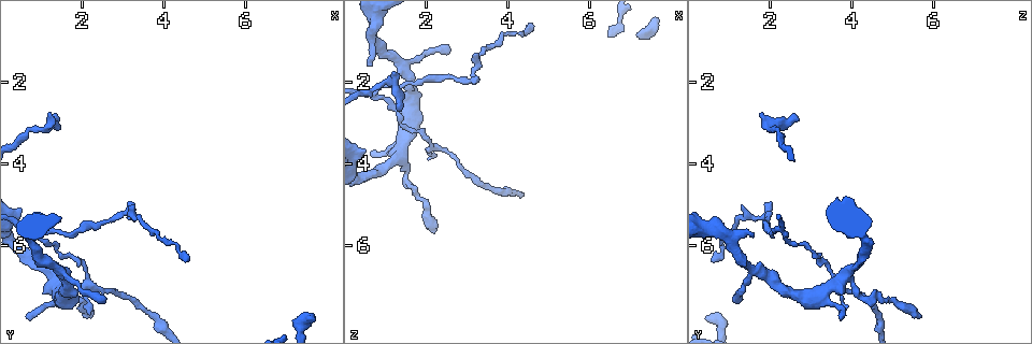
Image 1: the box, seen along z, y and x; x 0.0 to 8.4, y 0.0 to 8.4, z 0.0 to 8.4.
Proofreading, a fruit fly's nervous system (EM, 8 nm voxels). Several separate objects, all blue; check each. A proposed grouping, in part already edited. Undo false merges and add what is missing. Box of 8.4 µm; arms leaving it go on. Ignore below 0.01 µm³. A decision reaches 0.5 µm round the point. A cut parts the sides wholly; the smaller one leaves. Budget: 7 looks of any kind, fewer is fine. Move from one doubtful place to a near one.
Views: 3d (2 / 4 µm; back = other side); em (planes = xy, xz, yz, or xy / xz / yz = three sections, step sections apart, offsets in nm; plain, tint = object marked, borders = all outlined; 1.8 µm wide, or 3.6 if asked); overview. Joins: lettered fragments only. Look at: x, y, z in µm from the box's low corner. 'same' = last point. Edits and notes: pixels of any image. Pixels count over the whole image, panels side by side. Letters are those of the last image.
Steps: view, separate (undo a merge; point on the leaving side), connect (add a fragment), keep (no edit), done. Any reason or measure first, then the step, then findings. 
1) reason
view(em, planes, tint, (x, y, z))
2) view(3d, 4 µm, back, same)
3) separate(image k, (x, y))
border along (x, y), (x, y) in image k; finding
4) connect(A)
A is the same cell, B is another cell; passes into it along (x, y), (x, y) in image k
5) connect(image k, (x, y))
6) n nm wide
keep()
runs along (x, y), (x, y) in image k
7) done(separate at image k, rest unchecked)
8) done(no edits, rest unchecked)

free end
view(3d, 2 µm, (1.30, 2.95, 2.70))

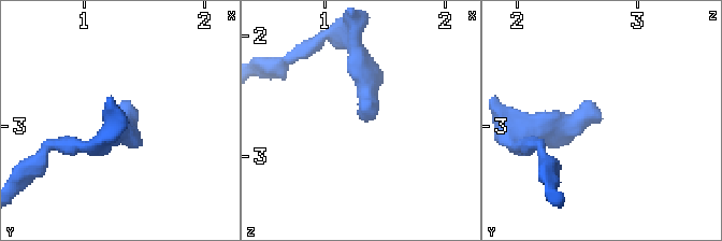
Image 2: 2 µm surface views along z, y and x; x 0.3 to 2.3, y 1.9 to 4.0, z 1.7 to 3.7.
view(em, yz, step 16, borders, (1.26, 2.90, 2.66))

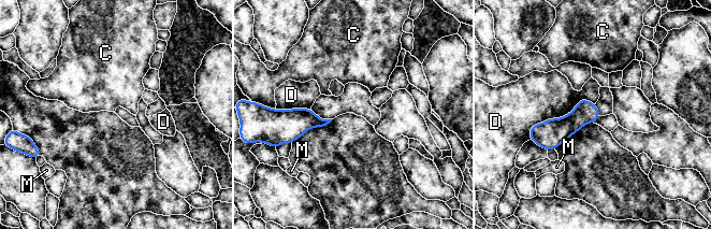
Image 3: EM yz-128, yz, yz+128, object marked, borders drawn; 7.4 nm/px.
cut it another way
view(em, planes, borders, same)

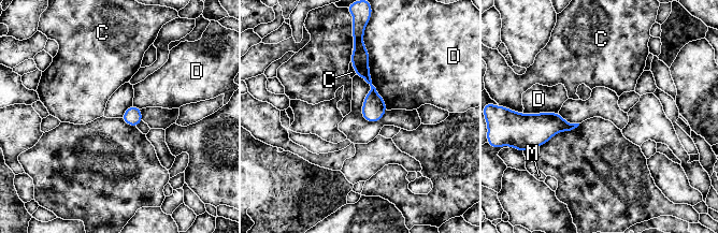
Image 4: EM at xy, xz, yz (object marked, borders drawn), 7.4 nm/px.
keep()
C, D and M are other cells; border along (362, 42), (371, 84), (387, 110) in image 4; no lettered fragment goes on from it

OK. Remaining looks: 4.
sharp bend
view(3d, 2 µm, (3.10, 5.20, 1.90))

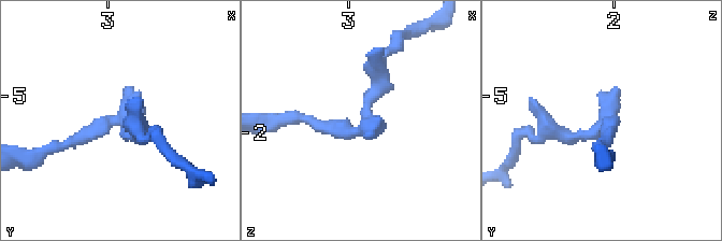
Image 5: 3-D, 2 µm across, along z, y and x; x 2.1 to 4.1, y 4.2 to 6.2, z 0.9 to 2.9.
need the tissue
view(em, planes, borders, (3.14, 5.24, 1.90))

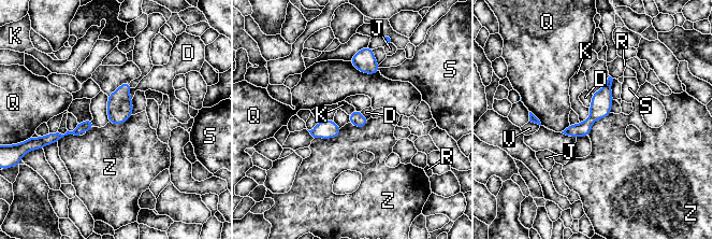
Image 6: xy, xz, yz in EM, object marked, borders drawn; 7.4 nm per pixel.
keep()
D, J, K, Q, R, S, V and Z are other cells; border along (342, 127), (335, 137), (315, 138) in image 6; all the same neuron

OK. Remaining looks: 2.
done(no edits, rest unchecked)

